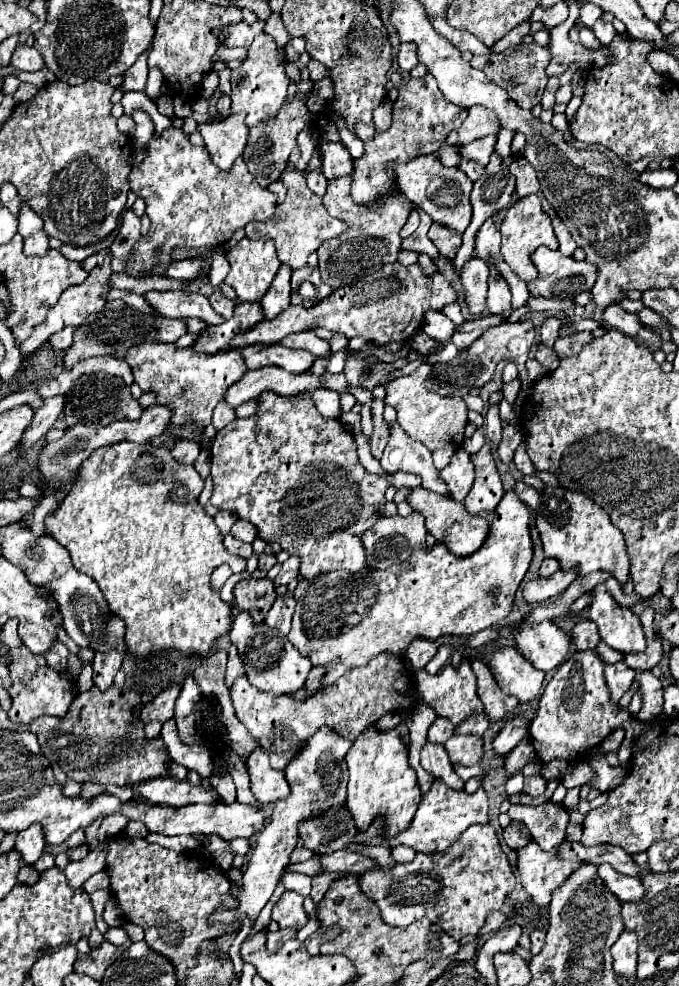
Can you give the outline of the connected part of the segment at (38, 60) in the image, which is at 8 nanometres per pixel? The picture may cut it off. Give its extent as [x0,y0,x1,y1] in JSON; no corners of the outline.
[12,46,44,72]

